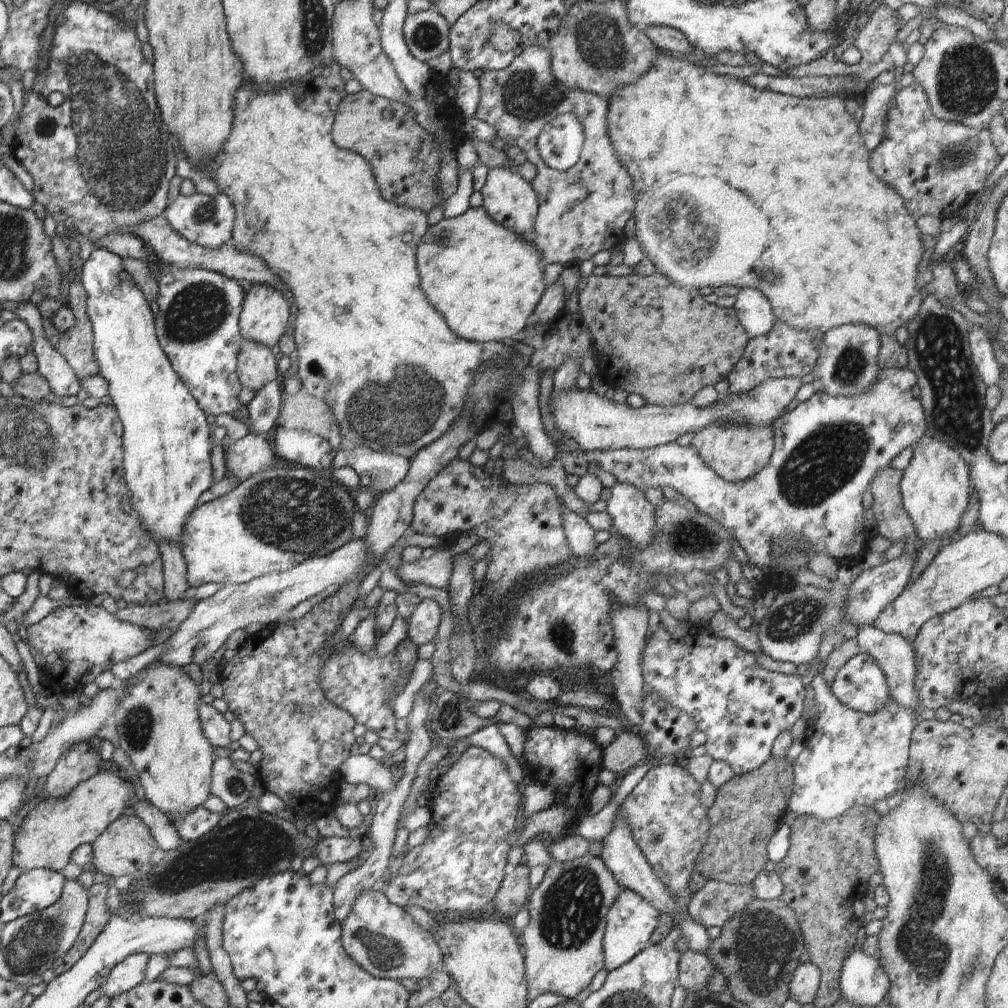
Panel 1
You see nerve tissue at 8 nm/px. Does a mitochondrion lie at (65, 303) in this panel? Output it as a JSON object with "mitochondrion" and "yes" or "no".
{"mitochondrion":"no"}

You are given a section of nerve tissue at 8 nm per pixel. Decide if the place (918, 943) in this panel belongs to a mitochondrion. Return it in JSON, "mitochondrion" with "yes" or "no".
{"mitochondrion":"yes"}

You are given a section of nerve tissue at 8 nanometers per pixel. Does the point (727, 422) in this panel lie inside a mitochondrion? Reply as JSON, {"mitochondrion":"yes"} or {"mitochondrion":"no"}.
{"mitochondrion":"no"}

